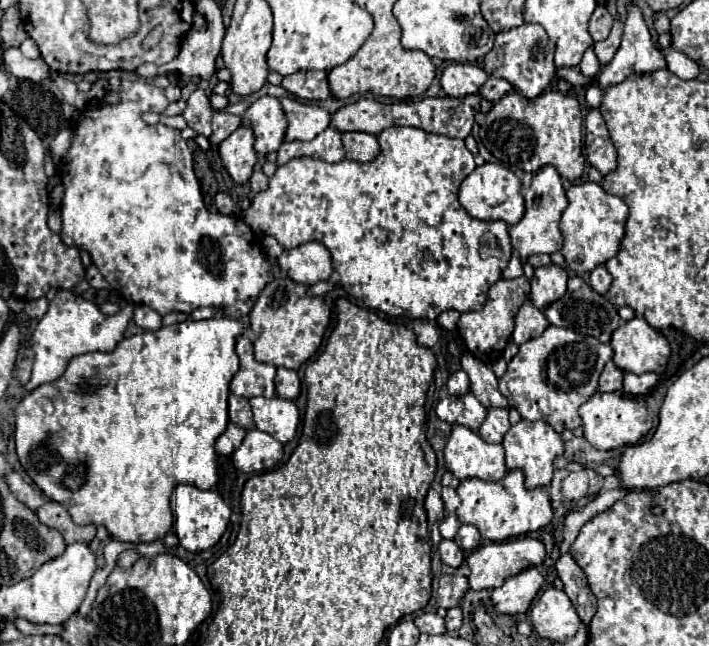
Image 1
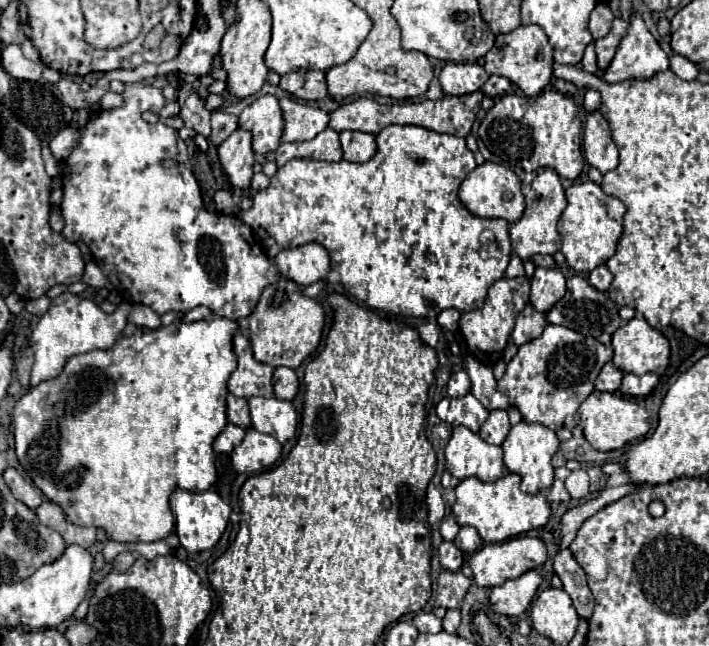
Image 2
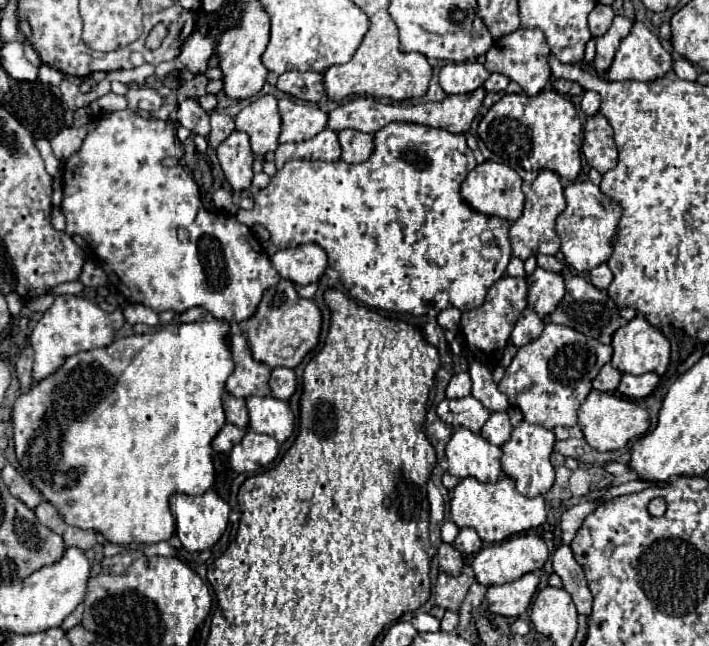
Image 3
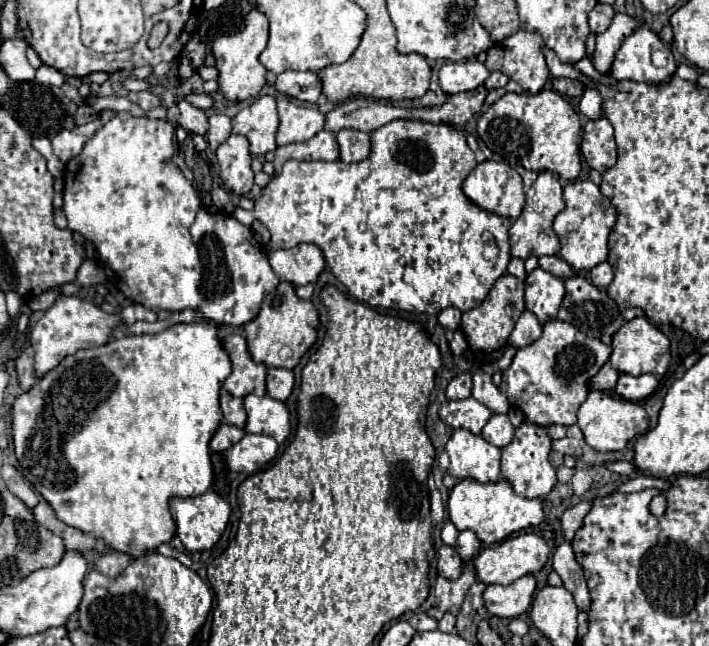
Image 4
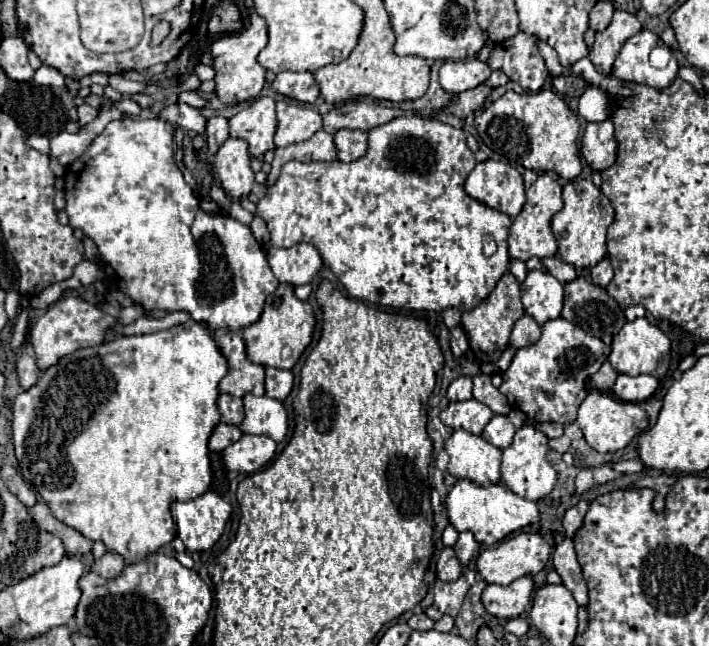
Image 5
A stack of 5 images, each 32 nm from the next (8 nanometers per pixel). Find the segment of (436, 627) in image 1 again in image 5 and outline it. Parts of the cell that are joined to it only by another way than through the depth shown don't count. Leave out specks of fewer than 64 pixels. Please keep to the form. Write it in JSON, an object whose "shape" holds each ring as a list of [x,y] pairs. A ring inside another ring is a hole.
{"shape":[[[414,614],[414,616],[408,620],[408,626],[414,628],[414,630],[432,630],[432,628],[434,628],[434,620],[428,618],[426,614]]]}

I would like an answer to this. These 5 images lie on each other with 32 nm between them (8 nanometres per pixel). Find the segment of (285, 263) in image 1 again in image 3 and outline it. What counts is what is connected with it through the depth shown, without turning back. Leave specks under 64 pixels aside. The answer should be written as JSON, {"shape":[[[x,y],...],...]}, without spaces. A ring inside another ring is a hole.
{"shape":[[[300,244],[296,248],[278,250],[270,260],[282,278],[292,280],[298,286],[318,282],[328,268],[328,256],[318,244]]]}

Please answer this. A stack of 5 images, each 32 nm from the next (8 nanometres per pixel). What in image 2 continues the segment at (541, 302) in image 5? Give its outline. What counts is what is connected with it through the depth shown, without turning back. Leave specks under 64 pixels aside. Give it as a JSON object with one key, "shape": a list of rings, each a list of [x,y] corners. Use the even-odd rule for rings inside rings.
{"shape":[[[536,268],[530,278],[530,304],[538,312],[548,312],[566,294],[566,276],[560,268]]]}

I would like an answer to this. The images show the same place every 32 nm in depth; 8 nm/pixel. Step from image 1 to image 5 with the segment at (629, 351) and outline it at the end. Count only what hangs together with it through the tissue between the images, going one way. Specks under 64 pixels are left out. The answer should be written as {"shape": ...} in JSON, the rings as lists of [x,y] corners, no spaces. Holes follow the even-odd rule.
{"shape":[[[636,318],[632,322],[626,322],[624,328],[614,336],[608,362],[620,374],[628,374],[628,376],[652,374],[656,378],[662,378],[670,364],[670,340],[660,328],[650,324],[646,318]]]}

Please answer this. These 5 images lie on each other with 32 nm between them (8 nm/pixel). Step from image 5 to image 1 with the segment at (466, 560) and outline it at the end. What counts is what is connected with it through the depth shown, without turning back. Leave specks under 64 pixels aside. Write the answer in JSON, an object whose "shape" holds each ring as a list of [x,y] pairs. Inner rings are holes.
{"shape":[[[462,524],[460,530],[458,530],[458,534],[456,534],[456,538],[454,538],[454,542],[456,542],[462,550],[472,552],[474,548],[480,546],[482,536],[480,536],[480,532],[478,532],[476,526],[472,526],[472,524]]]}

